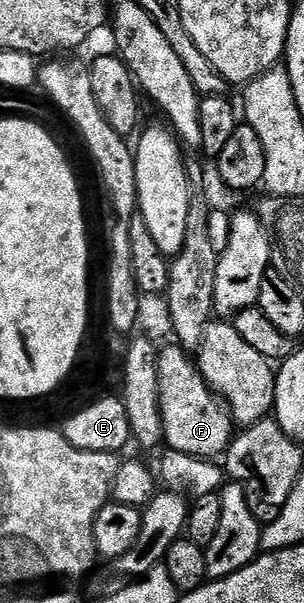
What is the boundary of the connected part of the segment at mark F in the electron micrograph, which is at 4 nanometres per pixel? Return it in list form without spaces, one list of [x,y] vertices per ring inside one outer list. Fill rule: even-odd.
[[[170,345],[159,350],[157,360],[157,388],[166,449],[185,452],[185,456],[218,459],[226,455],[237,430],[235,423],[231,421],[231,412],[222,401],[217,400],[211,385],[203,379],[196,359],[182,346]]]

